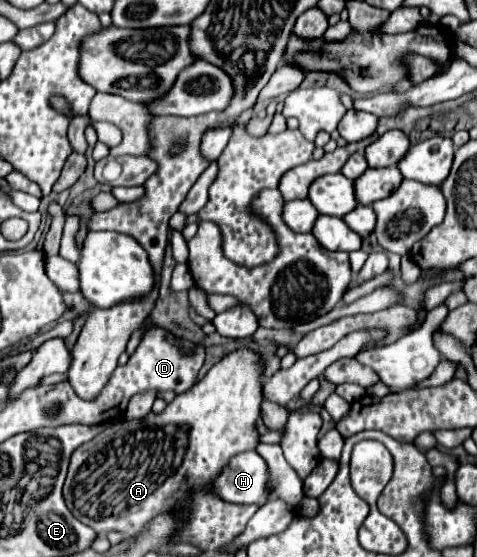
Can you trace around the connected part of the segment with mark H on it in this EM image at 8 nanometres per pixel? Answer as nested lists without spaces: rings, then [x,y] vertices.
[[[257,451],[239,453],[215,479],[213,487],[225,501],[265,505],[271,497],[267,463]]]

